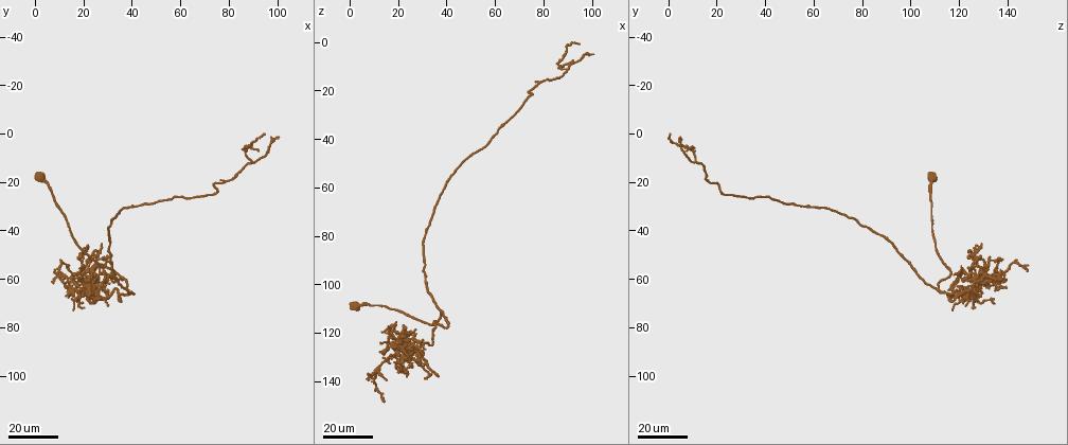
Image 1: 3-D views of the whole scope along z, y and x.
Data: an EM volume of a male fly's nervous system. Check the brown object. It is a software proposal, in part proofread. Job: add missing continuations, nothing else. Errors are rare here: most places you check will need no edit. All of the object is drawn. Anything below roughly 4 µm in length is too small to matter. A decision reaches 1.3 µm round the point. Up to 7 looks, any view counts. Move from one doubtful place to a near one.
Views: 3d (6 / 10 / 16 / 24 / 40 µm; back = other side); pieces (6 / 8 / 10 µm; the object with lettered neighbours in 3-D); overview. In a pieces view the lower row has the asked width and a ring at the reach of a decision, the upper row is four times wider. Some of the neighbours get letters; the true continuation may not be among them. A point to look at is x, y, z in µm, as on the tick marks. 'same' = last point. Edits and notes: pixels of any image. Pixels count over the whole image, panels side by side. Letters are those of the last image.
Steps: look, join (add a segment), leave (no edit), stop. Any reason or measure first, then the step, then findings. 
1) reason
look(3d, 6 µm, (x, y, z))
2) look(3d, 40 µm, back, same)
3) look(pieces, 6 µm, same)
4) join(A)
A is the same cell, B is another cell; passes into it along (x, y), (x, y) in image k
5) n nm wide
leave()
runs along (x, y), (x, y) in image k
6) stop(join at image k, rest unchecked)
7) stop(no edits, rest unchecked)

long arm stops here
look(3d, 16 µm, (13, 57, 147))

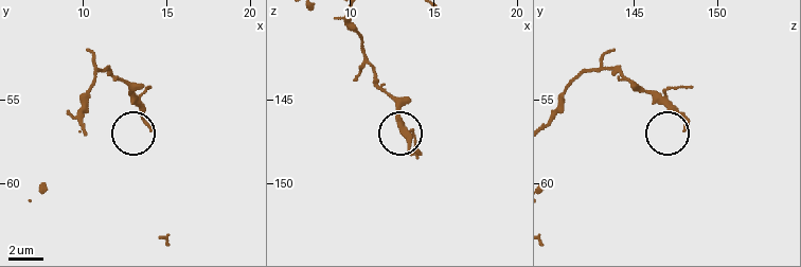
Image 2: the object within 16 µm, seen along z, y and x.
look(pieces, 10 µm, (14.2, 56.6, 148.2))

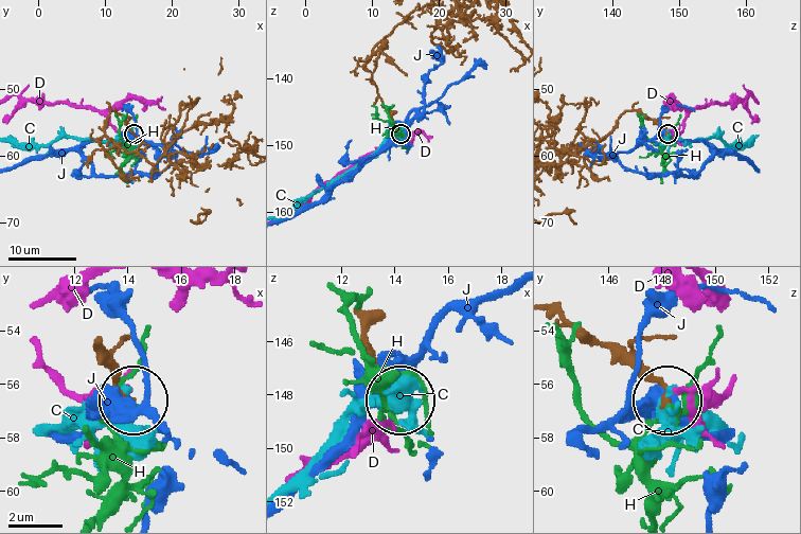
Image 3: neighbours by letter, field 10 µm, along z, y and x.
190 nm wide
leave()
C, D, H and J are other cells; no lettered segment goes on from it

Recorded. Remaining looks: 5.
branch stops here
look(3d, 16 µm, (25, 48, 124))

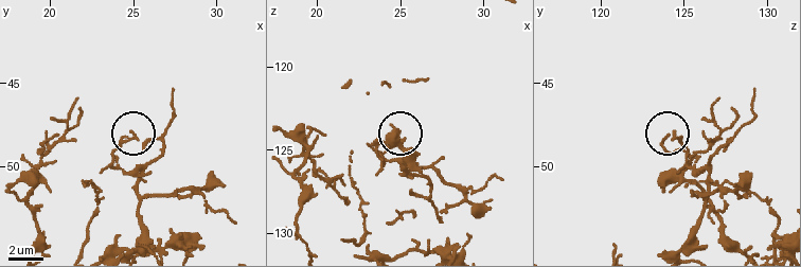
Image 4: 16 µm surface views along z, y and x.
look(pieces, 10 µm, (25.1, 48.2, 124.4))

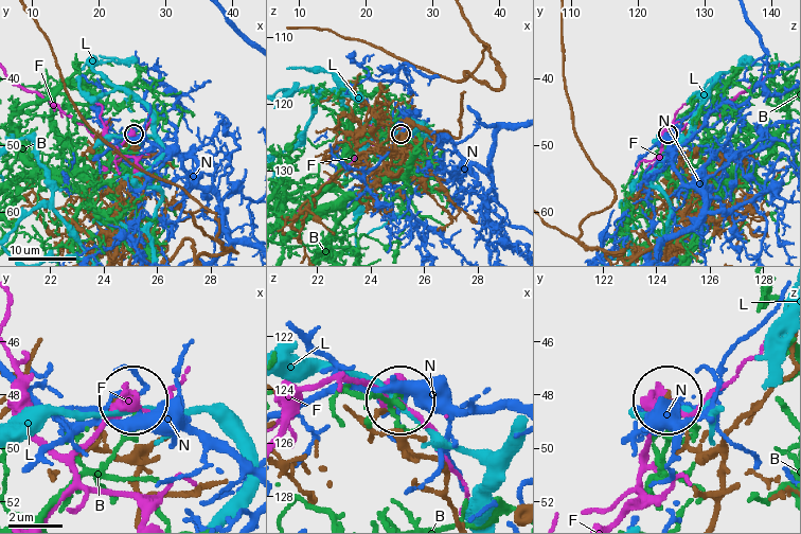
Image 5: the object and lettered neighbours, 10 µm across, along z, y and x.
leave()
B, F, L and N are other cells; none of them fits

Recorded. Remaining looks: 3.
branch stops here
look(3d, 24 µm, (95, 0, 1))

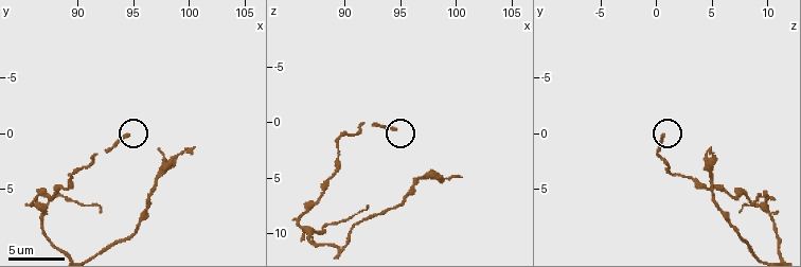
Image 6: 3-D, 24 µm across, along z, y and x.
look(pieces, 10 µm, (94.4, 0.0, 0.6))

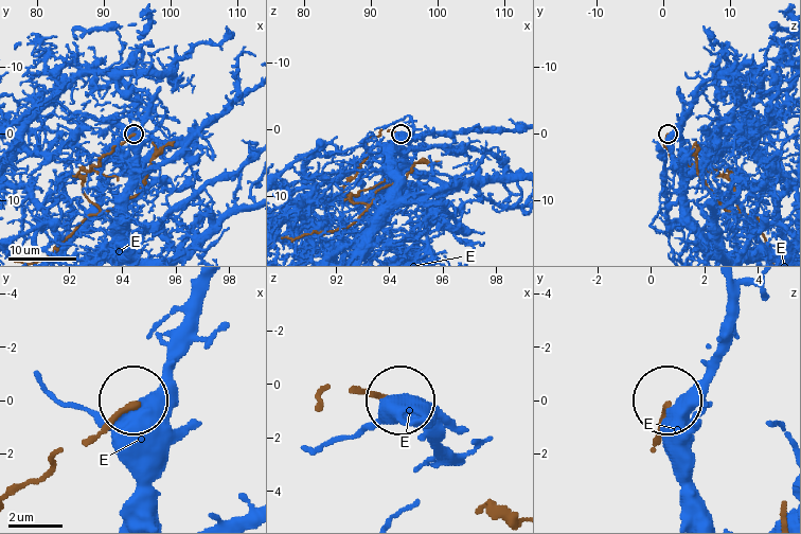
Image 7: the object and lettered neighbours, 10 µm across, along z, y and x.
leave()
E is another cell; no lettered segment goes on from it

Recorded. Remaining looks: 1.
stop(no edits, rest unchecked)

